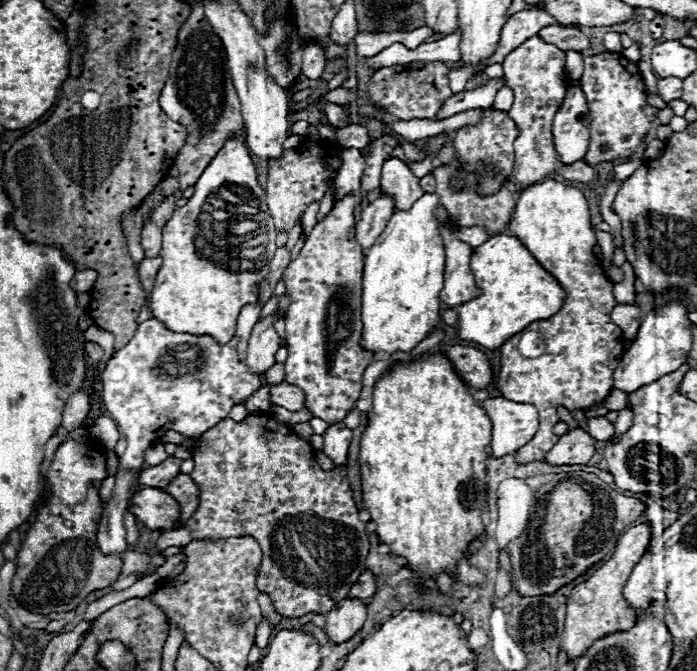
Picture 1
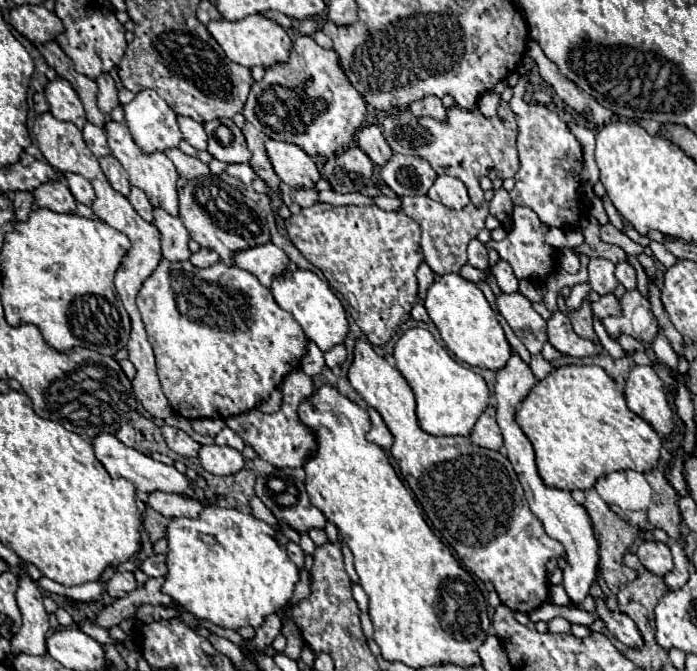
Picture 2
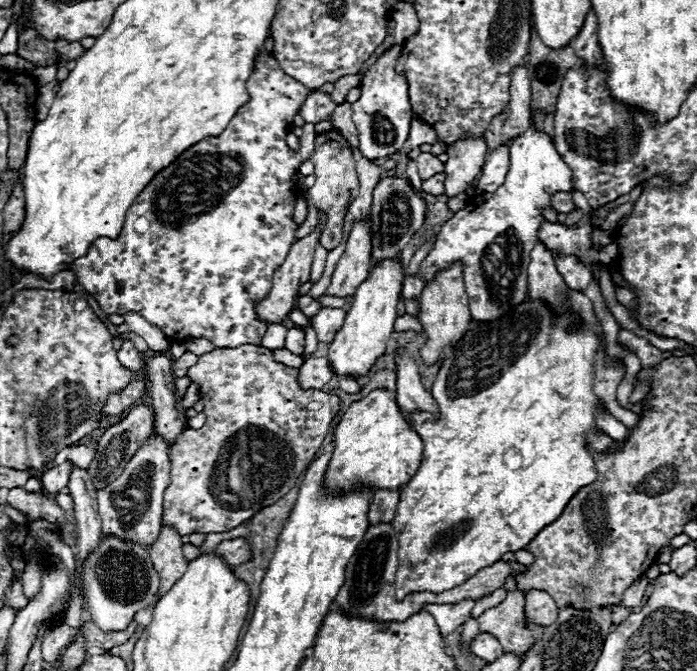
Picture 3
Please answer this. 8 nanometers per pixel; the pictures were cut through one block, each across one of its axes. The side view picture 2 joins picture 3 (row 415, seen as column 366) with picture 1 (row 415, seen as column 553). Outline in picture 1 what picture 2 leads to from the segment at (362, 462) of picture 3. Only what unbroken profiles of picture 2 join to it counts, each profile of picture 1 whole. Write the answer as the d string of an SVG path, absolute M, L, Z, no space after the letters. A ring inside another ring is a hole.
M544 180L540 184L526 188L516 202L508 230L528 248L528 252L538 260L538 264L558 280L558 284L566 292L564 304L554 316L550 316L548 320L532 322L530 326L524 328L524 332L534 330L542 334L546 342L546 352L540 358L524 358L518 352L518 340L524 332L514 334L510 340L506 340L500 346L500 370L496 372L496 378L494 378L496 388L500 390L504 398L514 400L518 404L532 404L538 410L540 424L534 438L512 454L516 464L528 464L534 460L542 460L544 454L558 442L560 436L552 432L552 428L560 422L556 414L558 406L564 406L566 410L586 412L588 408L600 406L608 398L608 394L614 388L614 380L612 380L614 370L620 364L622 354L624 354L624 336L622 336L622 330L610 320L610 310L616 306L616 298L612 292L614 284L604 274L598 258L594 256L592 248L596 244L596 236L590 228L590 212L588 212L586 198L578 188L564 186L562 182L556 182L556 180Z

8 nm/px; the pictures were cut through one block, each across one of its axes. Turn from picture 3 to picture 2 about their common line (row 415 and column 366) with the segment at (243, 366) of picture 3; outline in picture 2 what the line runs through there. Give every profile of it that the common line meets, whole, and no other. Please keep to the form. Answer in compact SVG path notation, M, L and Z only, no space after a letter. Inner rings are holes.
M316 202L286 220L286 230L302 256L312 262L344 298L350 316L370 344L386 346L392 338L392 330L388 330L392 306L402 306L408 314L418 302L416 270L422 264L420 226L402 212L386 212L376 206L336 208Z

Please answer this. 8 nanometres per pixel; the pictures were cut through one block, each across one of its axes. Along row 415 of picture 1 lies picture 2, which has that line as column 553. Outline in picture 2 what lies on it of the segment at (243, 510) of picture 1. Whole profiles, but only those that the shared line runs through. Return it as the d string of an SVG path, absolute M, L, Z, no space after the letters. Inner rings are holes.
M516 206L514 208L514 214L512 214L512 230L508 232L508 236L502 240L502 242L494 242L490 240L488 242L488 248L496 250L500 254L502 260L506 260L508 264L514 270L516 278L528 278L528 280L536 280L536 282L542 282L546 280L546 276L554 270L556 266L556 250L550 248L546 242L544 242L544 234L546 234L546 226L542 226L542 222L538 220L538 216L530 210L530 208L522 208L522 206ZM526 244L532 244L532 250L526 246Z

